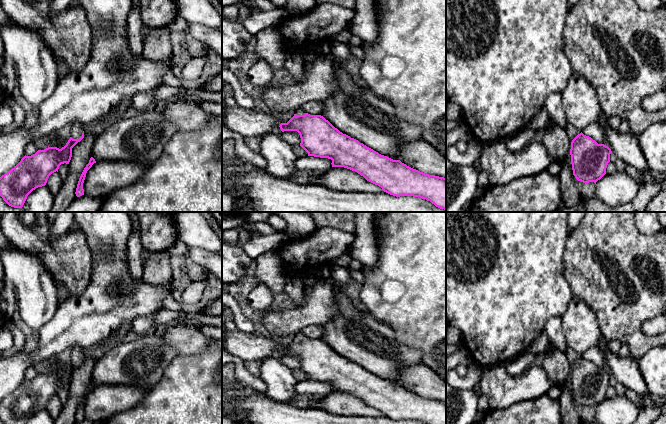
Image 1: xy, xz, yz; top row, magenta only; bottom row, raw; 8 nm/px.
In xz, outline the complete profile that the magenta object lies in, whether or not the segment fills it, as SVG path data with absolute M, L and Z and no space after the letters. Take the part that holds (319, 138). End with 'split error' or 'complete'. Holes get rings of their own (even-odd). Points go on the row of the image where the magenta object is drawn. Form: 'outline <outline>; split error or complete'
outline M298 107L294 113L287 123L281 123L279 127L282 132L297 131L301 138L300 146L308 153L308 156L331 159L332 167L344 167L355 171L390 195L420 197L446 210L446 178L425 174L400 160L393 160L379 154L358 140L340 132L321 115L310 115L302 107Z; split error

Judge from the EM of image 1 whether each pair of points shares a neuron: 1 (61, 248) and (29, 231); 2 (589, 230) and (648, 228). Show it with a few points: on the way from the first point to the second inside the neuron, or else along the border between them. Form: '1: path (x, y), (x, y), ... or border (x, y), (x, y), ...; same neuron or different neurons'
1: path (53, 248), (47, 247), (37, 239); same neuron
2: border (634, 222), (641, 232), (646, 234), (655, 233); different neurons

